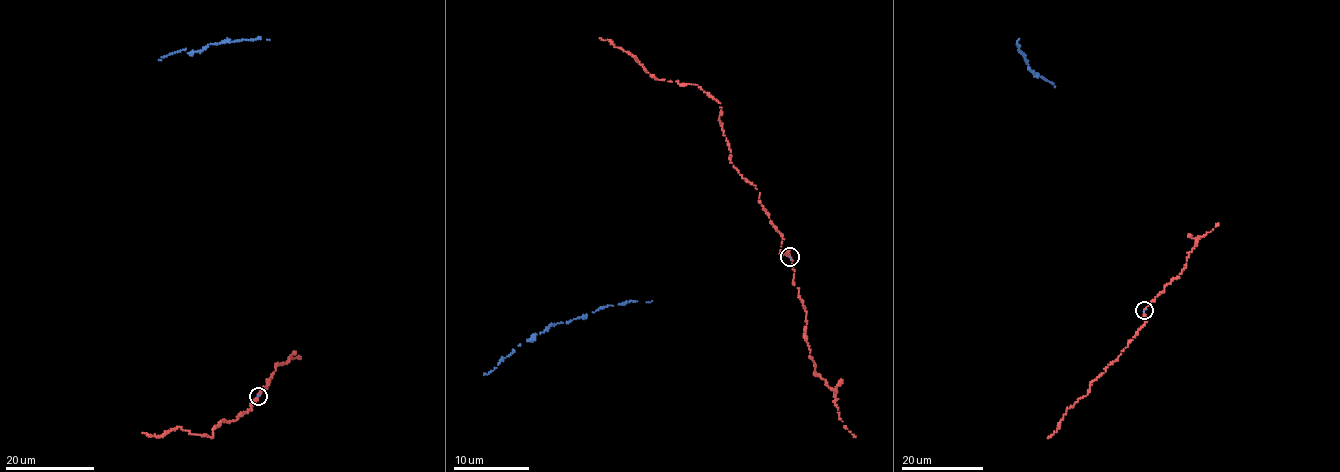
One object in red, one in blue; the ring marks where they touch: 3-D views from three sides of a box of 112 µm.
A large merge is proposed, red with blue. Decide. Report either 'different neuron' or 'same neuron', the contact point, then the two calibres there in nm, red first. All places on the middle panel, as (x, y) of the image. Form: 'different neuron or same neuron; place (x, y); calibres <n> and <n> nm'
same neuron; place (790, 257); calibres 240 and 90 nm

